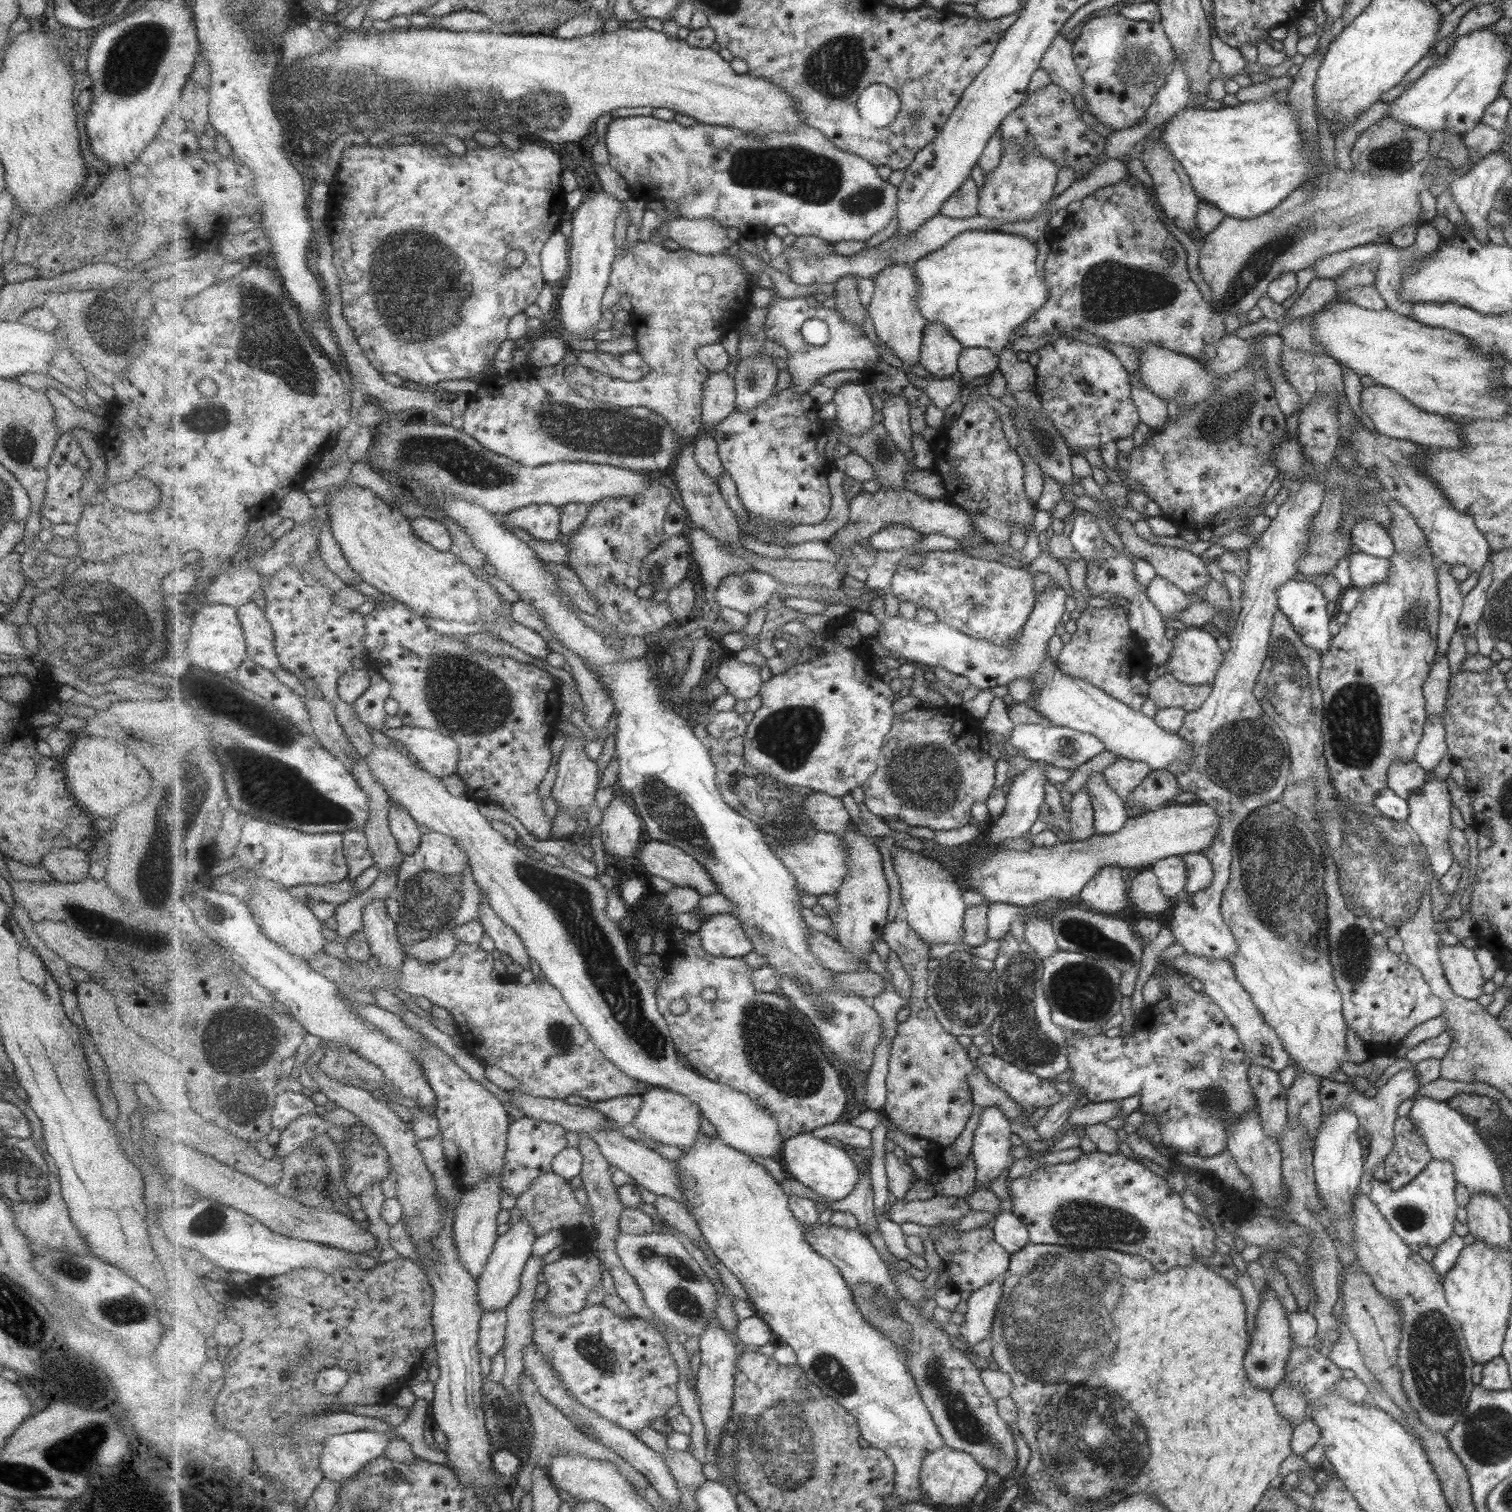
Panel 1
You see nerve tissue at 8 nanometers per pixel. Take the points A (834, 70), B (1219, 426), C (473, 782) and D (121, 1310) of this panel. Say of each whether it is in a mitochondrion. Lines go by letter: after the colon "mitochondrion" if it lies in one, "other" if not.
A: mitochondrion
B: mitochondrion
C: other
D: mitochondrion

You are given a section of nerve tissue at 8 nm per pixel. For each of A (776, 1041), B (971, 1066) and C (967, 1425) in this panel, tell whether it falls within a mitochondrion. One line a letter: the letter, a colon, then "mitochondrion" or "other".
A: mitochondrion
B: other
C: mitochondrion

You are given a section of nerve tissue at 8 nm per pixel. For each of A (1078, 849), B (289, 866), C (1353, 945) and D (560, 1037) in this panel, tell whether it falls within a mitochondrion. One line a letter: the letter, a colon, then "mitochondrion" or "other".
A: other
B: other
C: mitochondrion
D: mitochondrion

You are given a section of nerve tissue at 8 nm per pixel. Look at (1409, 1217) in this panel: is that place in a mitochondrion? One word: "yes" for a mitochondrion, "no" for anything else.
yes

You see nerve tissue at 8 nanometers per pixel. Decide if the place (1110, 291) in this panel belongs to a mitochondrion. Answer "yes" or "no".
yes

